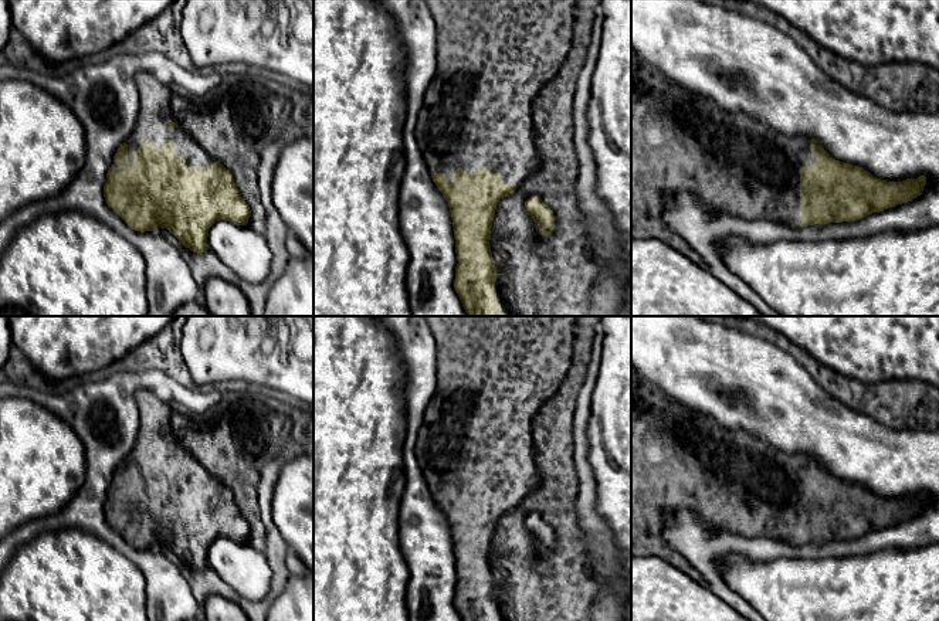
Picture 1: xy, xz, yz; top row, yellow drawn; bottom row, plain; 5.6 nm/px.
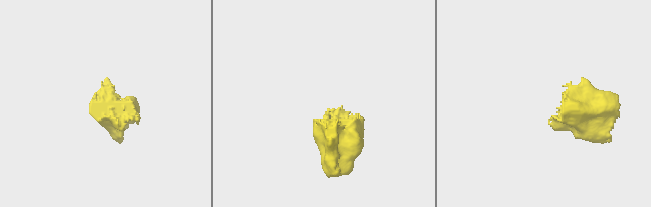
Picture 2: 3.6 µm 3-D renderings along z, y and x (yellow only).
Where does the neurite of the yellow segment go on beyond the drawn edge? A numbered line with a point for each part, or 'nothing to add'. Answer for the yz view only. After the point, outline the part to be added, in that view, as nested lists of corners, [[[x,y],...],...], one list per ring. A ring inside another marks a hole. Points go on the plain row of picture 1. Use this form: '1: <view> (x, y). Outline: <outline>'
1: yz (734, 481). Outline: [[[631,367],[631,557],[657,556],[696,577],[661,536],[667,516],[682,508],[721,530],[800,544],[800,486],[816,482],[810,461],[806,452],[780,451],[745,430],[726,430],[685,408]]]

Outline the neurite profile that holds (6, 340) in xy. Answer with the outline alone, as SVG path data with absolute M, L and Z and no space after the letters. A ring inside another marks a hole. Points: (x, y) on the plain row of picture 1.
M0 316L0 376L3 374L4 366L9 360L9 349L11 340L11 330L7 316Z

